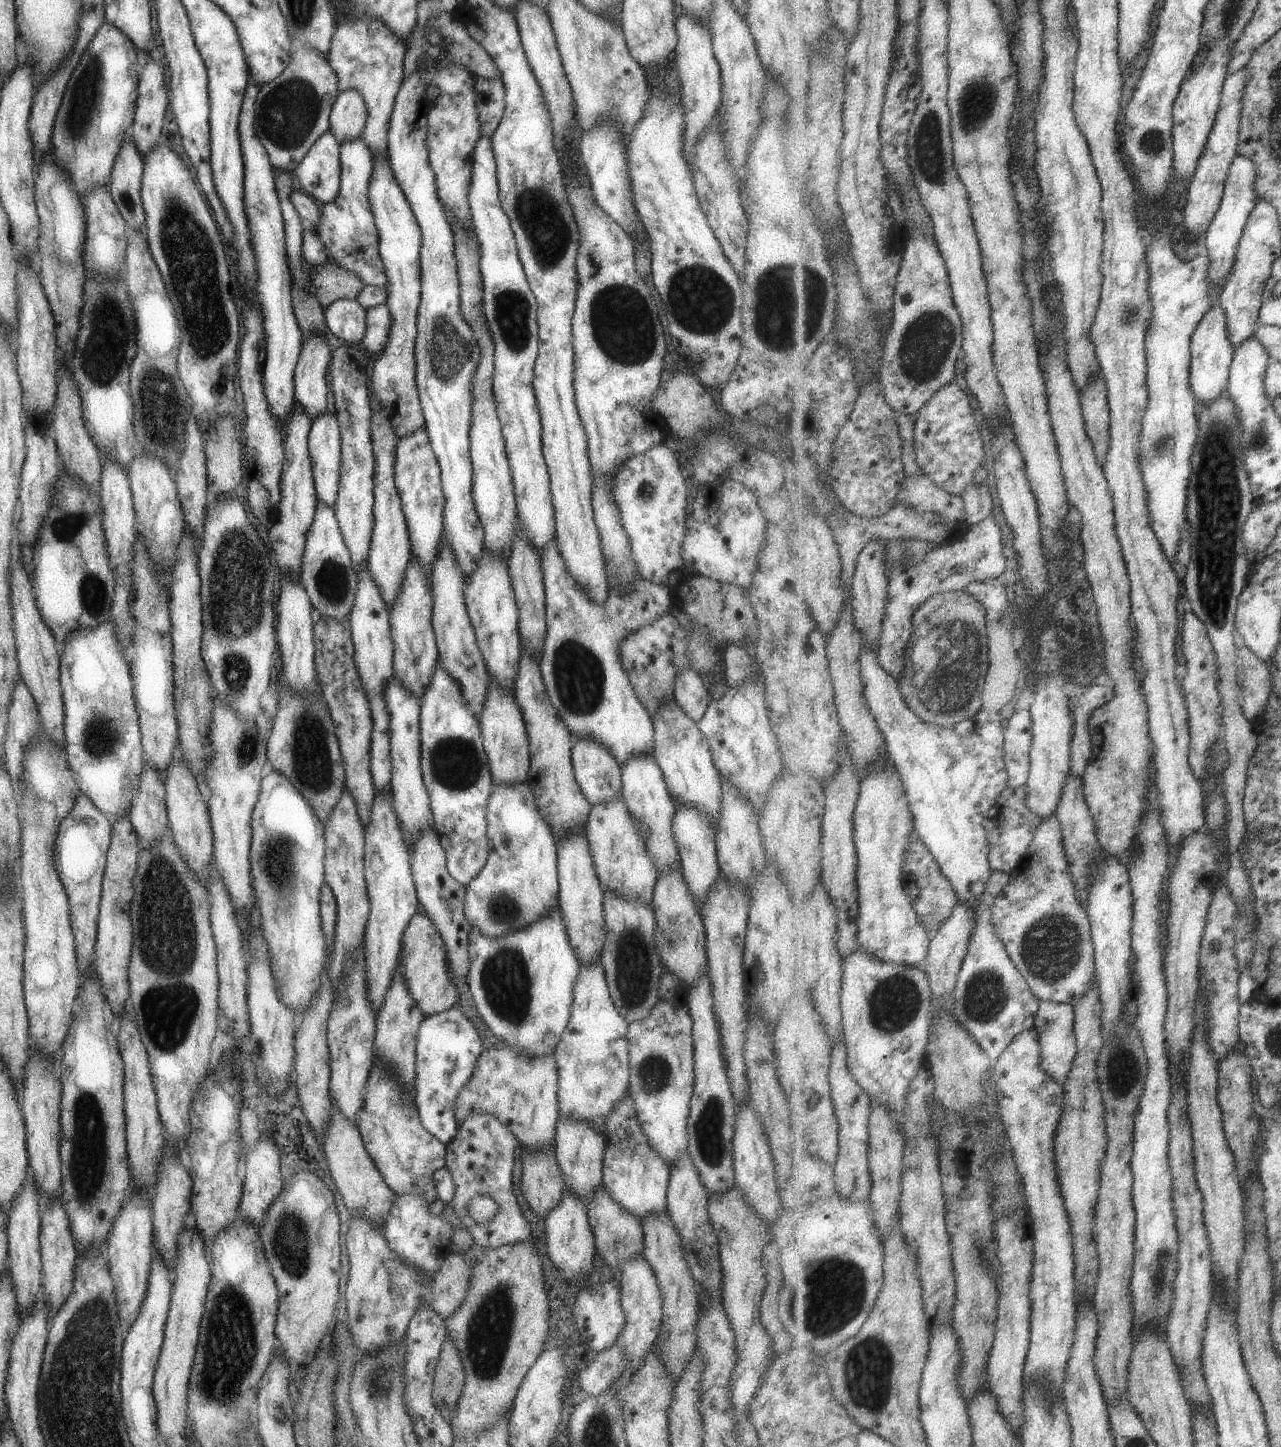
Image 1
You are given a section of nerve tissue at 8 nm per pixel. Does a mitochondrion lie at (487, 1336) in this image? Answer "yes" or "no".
yes

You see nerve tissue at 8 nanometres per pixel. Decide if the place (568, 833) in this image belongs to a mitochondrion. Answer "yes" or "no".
no

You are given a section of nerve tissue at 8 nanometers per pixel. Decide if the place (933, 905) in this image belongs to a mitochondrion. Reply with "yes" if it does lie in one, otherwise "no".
yes

